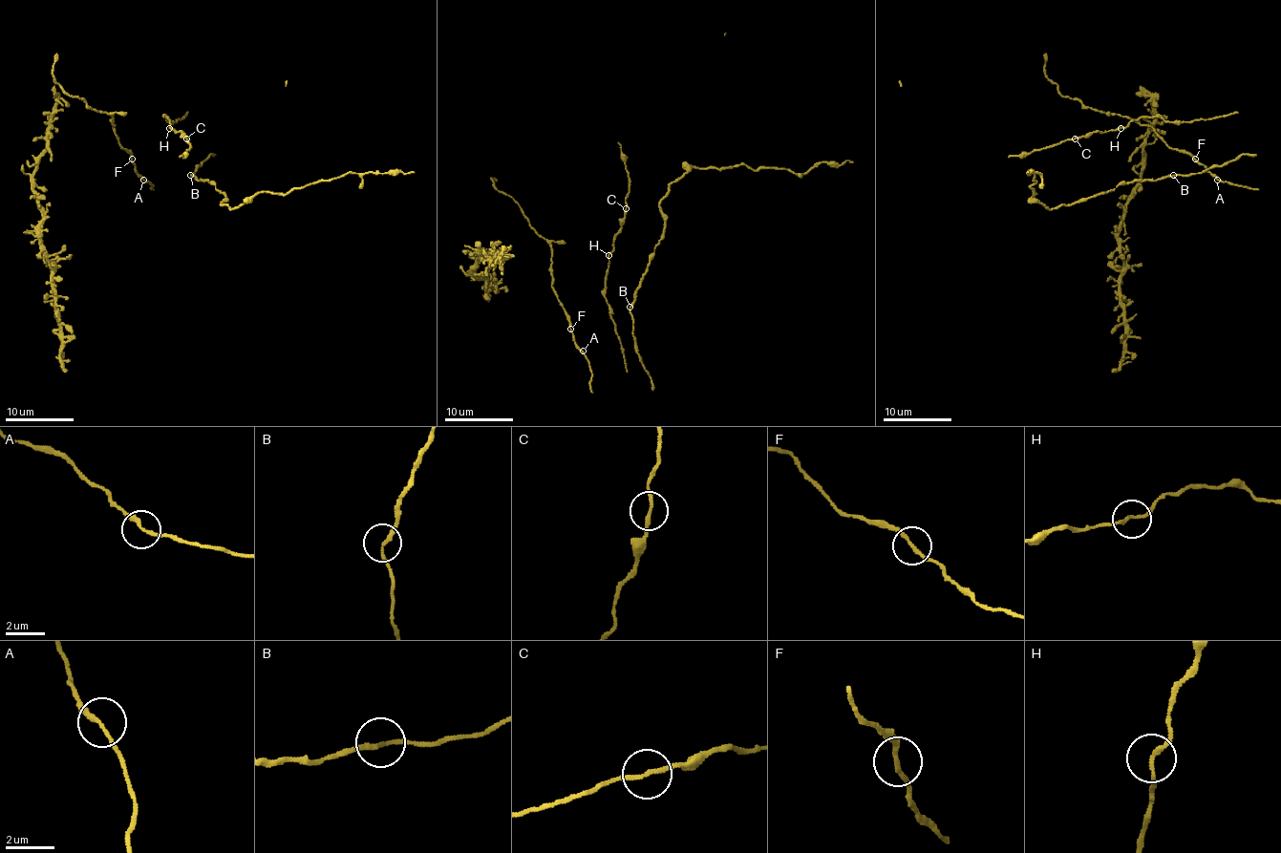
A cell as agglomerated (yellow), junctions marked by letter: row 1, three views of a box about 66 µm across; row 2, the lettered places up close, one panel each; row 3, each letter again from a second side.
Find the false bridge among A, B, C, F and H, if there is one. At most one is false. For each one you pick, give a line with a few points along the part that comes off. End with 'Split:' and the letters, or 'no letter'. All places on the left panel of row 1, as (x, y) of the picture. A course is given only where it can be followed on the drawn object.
Split: no letter

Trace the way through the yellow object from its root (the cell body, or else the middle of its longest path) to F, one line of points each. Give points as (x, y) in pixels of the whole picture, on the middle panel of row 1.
F: (586, 358), (576, 344), (570, 329)

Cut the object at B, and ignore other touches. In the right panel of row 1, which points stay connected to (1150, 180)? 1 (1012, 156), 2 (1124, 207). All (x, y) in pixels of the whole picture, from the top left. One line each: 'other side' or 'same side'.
1: other side
2: other side

